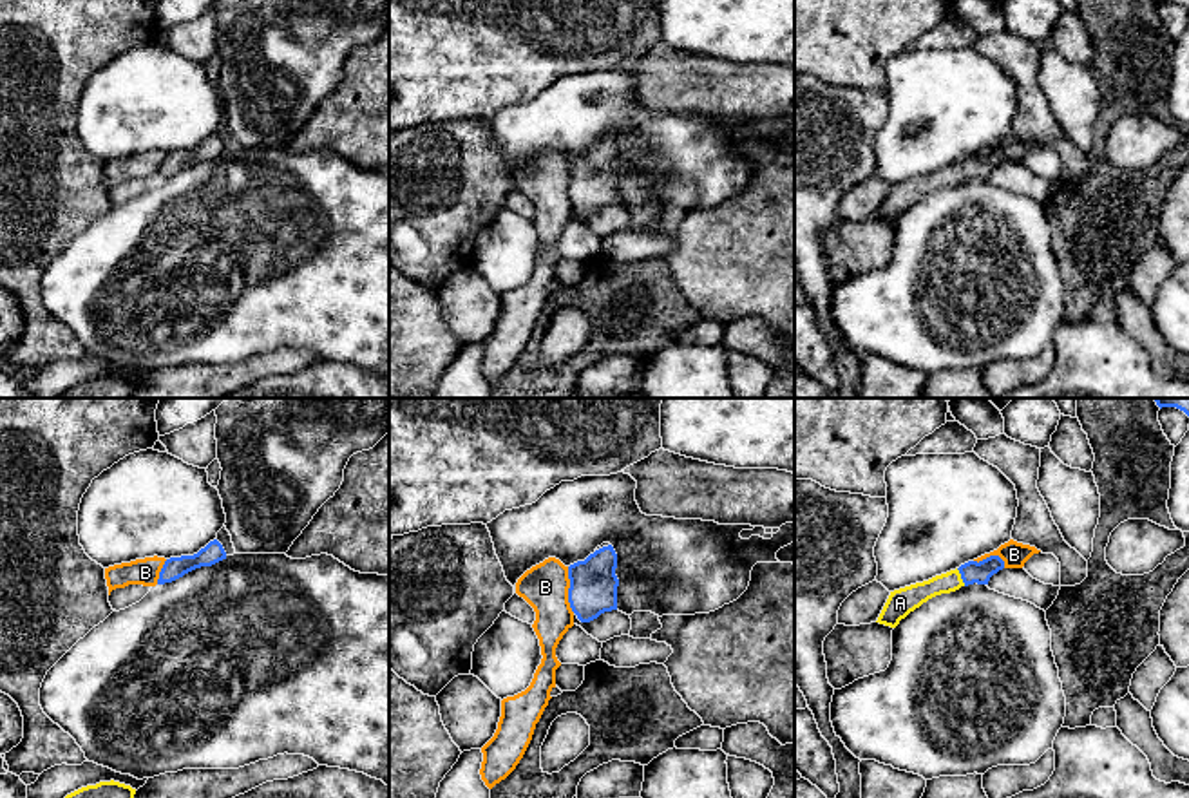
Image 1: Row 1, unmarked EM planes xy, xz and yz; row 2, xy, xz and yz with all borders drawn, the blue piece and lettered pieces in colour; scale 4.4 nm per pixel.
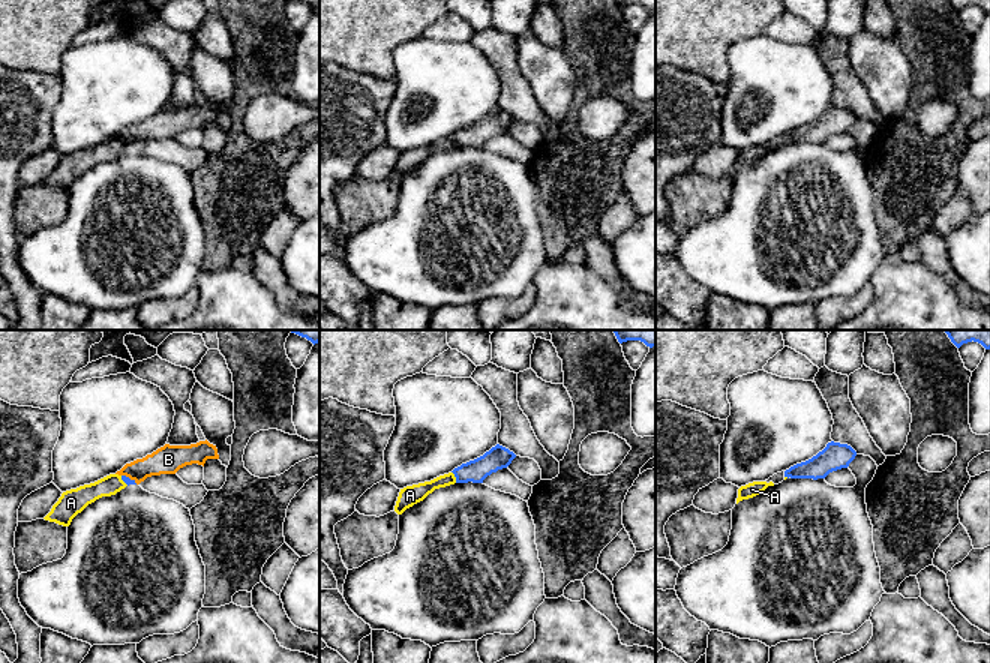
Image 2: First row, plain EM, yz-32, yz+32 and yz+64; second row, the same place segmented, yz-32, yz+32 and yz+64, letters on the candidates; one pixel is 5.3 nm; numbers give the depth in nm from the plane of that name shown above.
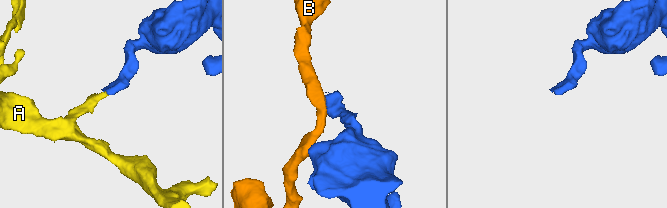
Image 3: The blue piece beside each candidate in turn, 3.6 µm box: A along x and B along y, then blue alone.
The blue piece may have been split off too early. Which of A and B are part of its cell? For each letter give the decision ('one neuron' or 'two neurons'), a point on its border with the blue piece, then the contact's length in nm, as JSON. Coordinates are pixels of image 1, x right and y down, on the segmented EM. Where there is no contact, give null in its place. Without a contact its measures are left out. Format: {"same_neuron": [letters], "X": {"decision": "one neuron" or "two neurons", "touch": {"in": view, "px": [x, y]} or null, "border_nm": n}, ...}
{"same_neuron": ["A"], "A": {"decision": "one neuron", "touch": {"in": "yz", "px": [961, 578]}, "border_nm": 90}, "B": {"decision": "two neurons", "touch": {"in": "xz", "px": [569, 590]}, "border_nm": 220}}

